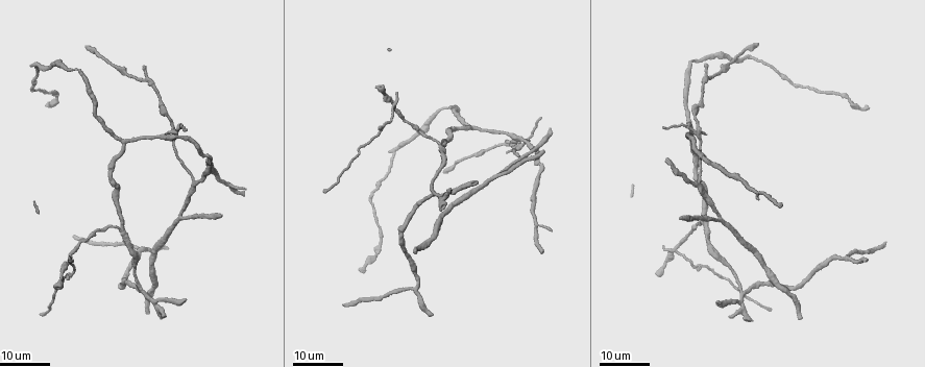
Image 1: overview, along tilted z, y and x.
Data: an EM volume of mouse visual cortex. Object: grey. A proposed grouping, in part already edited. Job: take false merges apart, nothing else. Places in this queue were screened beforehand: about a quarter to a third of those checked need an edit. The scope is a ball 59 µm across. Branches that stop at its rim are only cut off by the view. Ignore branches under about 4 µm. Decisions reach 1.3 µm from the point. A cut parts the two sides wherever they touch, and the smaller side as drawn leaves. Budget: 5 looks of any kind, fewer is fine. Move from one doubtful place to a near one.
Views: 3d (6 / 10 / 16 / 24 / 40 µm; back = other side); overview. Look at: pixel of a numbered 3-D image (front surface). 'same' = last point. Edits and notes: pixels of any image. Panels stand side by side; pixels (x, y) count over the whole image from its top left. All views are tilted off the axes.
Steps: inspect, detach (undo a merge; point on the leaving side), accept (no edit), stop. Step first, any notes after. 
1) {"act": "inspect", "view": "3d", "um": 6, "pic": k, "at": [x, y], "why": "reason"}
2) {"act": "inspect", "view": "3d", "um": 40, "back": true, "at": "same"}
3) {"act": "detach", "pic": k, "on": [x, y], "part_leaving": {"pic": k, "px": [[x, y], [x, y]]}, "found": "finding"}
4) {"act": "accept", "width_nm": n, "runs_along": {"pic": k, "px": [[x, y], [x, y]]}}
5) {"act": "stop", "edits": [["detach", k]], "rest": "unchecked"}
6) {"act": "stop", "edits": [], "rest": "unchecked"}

{"act": "inspect", "view": "3d", "um": 24, "pic": 1, "at": [675, 249], "why": "looks like a crossing"}

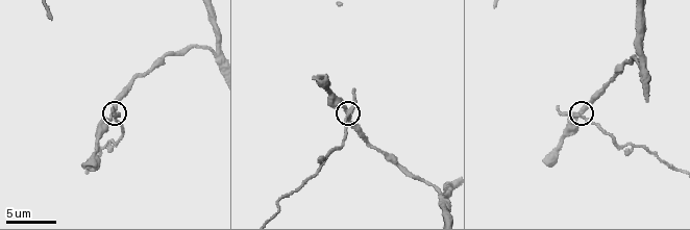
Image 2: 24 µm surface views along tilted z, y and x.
{"act": "inspect", "view": "3d", "um": 6, "pic": 2, "at": [579, 115]}

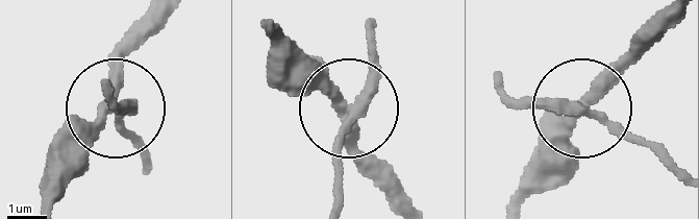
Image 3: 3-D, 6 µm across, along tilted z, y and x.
{"act": "detach", "pic": 3, "on": [372, 56], "arms": 4, "part_leaving": {"pic": 3, "px": [[346, 113], [334, 201]]}, "found": "a second neuron is stuck on"}

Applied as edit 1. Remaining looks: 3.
{"act": "inspect", "view": "3d", "um": 16, "pic": 2, "at": [215, 53], "why": "arms part here"}

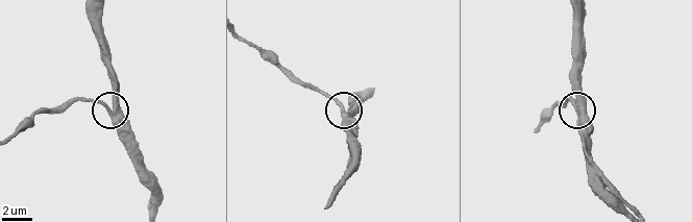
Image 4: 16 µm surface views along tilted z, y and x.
{"act": "inspect", "view": "3d", "um": 16, "back": true, "pic": 4, "at": [577, 109]}

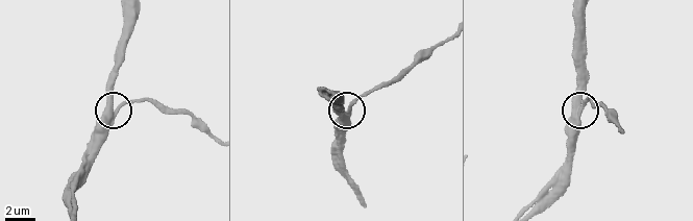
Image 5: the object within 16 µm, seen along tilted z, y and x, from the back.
{"act": "accept", "runs_along": {"pic": 5, "px": [[584, 11], [578, 107], [589, 97]]}, "found": "all the same neuron"}

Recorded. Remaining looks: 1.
{"act": "stop", "edits": [["detach", 3]], "rest": "unchecked"}

